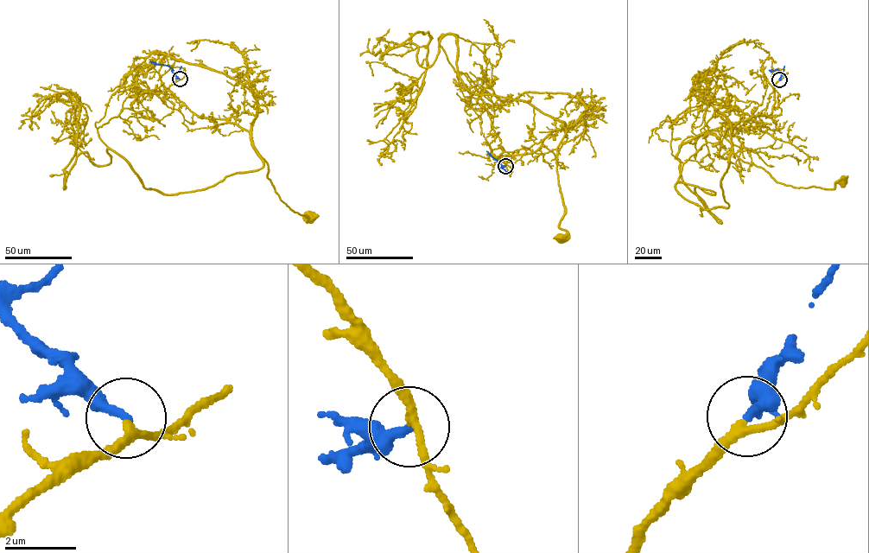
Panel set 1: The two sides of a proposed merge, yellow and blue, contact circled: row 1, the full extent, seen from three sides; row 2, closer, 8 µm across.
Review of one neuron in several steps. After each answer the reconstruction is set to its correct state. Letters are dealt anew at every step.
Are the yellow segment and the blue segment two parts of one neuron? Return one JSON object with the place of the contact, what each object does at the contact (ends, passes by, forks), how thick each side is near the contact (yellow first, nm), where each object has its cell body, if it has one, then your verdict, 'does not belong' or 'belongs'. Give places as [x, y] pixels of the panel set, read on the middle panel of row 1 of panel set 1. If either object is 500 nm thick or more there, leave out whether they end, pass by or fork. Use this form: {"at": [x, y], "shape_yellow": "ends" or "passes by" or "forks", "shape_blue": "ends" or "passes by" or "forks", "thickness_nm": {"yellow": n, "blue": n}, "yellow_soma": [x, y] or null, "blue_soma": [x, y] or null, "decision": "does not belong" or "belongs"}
{"at": [505, 166], "shape_yellow": "passes by", "shape_blue": "ends", "thickness_nm": {"yellow": 220, "blue": 260}, "yellow_soma": [561, 238], "blue_soma": null, "decision": "belongs"}

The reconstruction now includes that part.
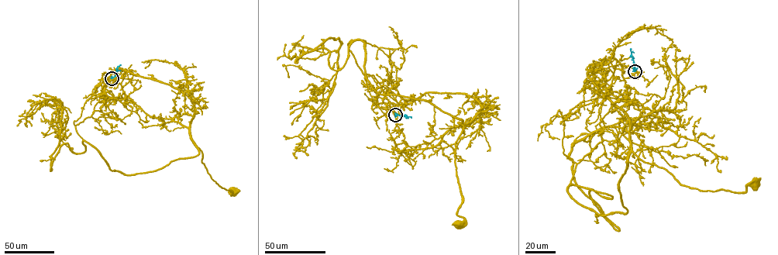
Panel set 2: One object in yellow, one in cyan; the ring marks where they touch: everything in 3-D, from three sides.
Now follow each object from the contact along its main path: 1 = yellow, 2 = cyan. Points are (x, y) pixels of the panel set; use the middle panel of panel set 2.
1: (395, 115), (390, 103), (429, 92), (465, 94), (480, 105), (473, 118), (458, 122), (459, 224)
2: (395, 115), (411, 118)

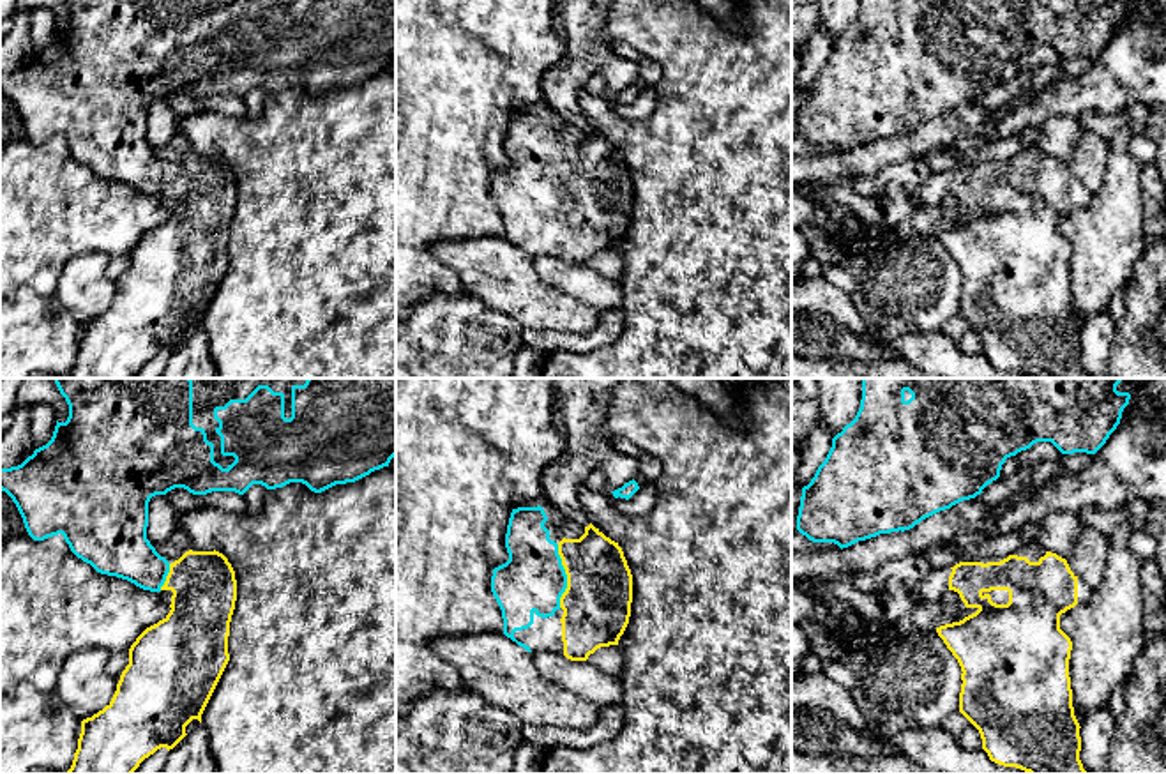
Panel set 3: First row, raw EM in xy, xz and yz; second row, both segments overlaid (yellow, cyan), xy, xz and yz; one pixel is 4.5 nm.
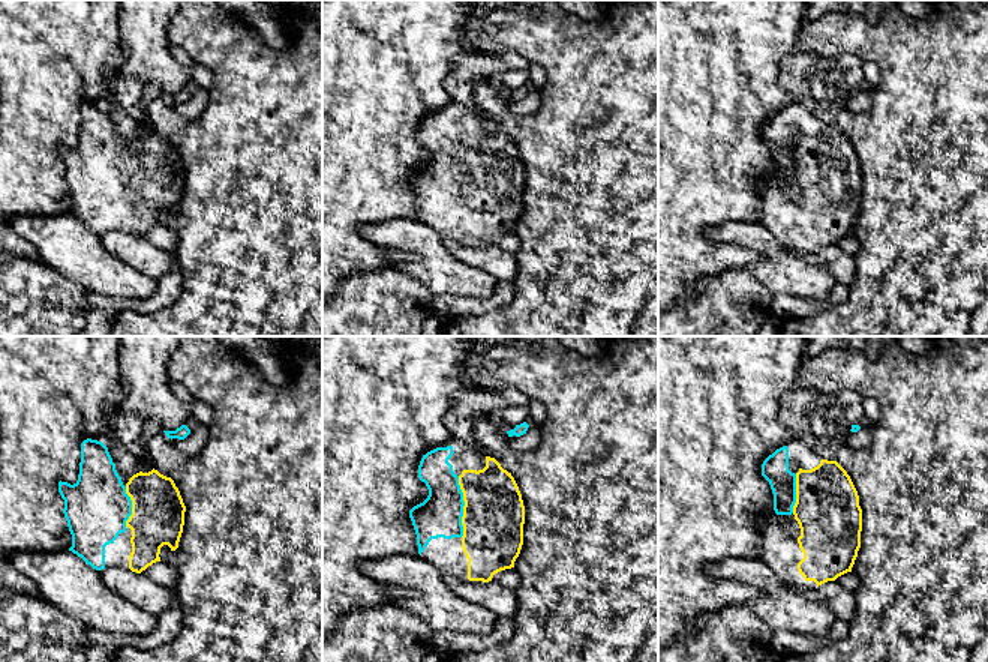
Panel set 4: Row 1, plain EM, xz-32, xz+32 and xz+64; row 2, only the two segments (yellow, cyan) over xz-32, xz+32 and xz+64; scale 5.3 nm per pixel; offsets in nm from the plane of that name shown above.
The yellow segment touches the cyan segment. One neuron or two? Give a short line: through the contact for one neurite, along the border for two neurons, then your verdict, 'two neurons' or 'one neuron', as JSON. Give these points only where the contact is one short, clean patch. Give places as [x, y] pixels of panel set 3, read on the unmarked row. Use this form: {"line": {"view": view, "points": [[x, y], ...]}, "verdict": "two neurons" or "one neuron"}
{"line": {"view": "xz", "points": [[596, 207], [567, 181], [537, 181], [532, 184]]}, "verdict": "one neuron"}

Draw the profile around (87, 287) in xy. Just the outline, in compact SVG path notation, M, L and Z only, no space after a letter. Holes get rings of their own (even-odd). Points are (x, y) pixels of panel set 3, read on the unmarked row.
M76 254L65 263L55 297L83 325L110 309L127 269L129 254Z

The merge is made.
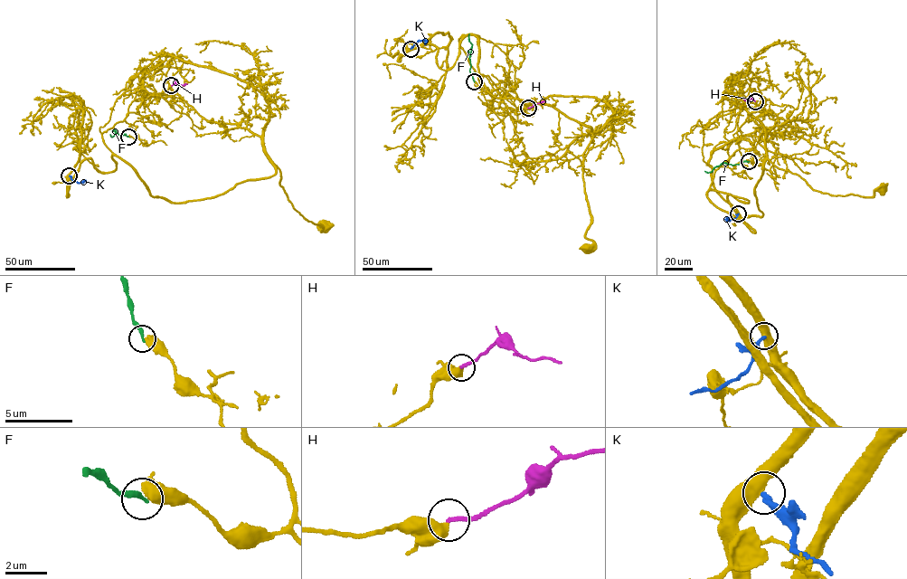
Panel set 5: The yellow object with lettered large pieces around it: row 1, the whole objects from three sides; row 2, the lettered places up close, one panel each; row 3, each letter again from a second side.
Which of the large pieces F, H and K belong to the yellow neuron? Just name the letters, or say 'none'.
H

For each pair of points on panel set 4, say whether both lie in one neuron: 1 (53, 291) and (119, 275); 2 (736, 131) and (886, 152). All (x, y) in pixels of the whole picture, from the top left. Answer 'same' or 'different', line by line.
1: different
2: different

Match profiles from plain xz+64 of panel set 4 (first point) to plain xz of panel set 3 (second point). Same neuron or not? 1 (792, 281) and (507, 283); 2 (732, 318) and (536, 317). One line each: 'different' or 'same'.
1: same
2: different

